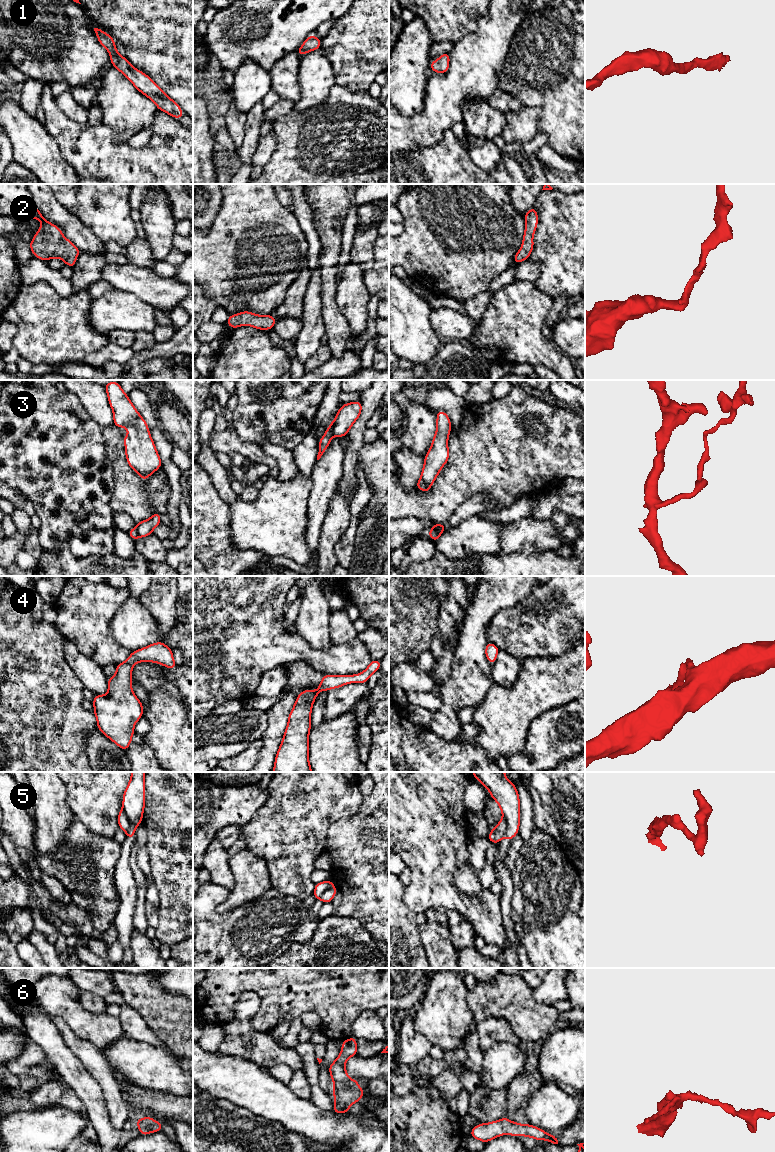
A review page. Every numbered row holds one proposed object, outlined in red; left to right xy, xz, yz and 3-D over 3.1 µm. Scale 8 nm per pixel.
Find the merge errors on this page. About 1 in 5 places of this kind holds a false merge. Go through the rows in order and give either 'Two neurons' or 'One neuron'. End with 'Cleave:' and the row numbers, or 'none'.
1: One neuron
2: One neuron
3: Two neurons
4: One neuron
5: Two neurons
6: One neuron
Cleave: 3, 5

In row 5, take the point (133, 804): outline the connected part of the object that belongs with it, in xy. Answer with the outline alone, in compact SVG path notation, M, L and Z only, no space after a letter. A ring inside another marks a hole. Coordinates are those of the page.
M131 772L131 779L123 794L122 810L130 822L127 837L134 839L134 832L142 822L145 807L145 772Z

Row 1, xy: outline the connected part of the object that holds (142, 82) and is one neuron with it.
M94 28L99 43L110 54L112 66L119 70L134 86L152 100L158 110L161 110L175 119L182 118L184 111L180 110L177 102L169 98L166 93L145 73L133 67L129 61L121 56L115 48L115 40L103 30Z

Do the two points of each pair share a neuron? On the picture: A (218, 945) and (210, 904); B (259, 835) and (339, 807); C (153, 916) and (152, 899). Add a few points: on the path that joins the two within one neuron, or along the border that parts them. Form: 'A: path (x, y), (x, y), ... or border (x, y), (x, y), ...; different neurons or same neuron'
A: path (217, 935), (211, 927), (210, 914); same neuron
B: path (279, 832), (297, 820), (307, 820), (319, 808); same neuron
C: path (152, 912), (152, 903); same neuron

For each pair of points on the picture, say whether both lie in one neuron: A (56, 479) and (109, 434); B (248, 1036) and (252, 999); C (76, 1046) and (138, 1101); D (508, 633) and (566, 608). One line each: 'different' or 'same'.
A: different
B: same
C: different
D: same

